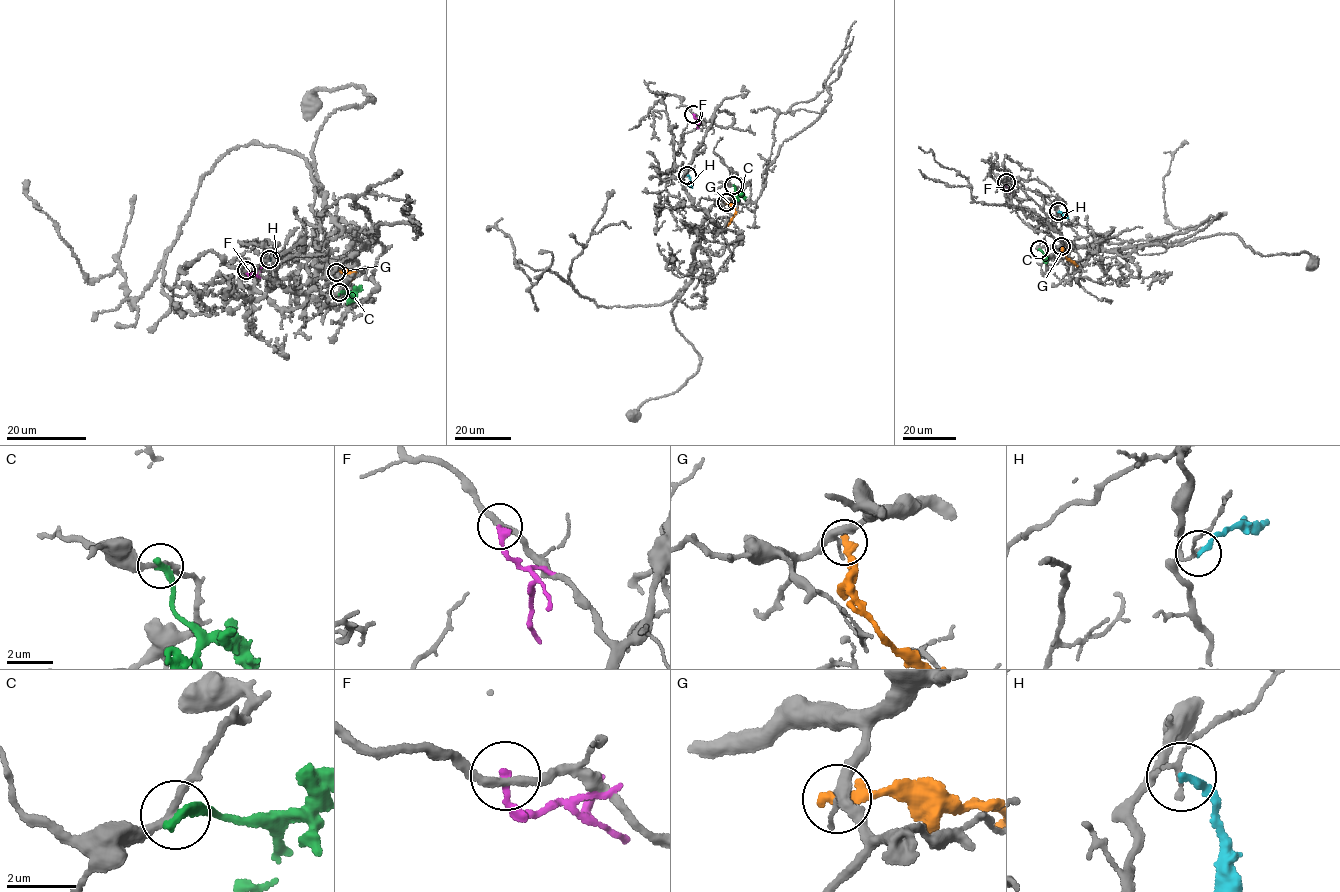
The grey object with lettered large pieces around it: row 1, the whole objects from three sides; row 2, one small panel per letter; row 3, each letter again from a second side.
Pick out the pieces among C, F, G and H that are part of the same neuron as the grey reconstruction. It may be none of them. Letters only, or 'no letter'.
no letter

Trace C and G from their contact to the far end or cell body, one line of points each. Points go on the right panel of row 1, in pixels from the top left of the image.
C: (1039, 249), (1048, 262)
G: (1061, 246), (1065, 257), (1077, 266)

